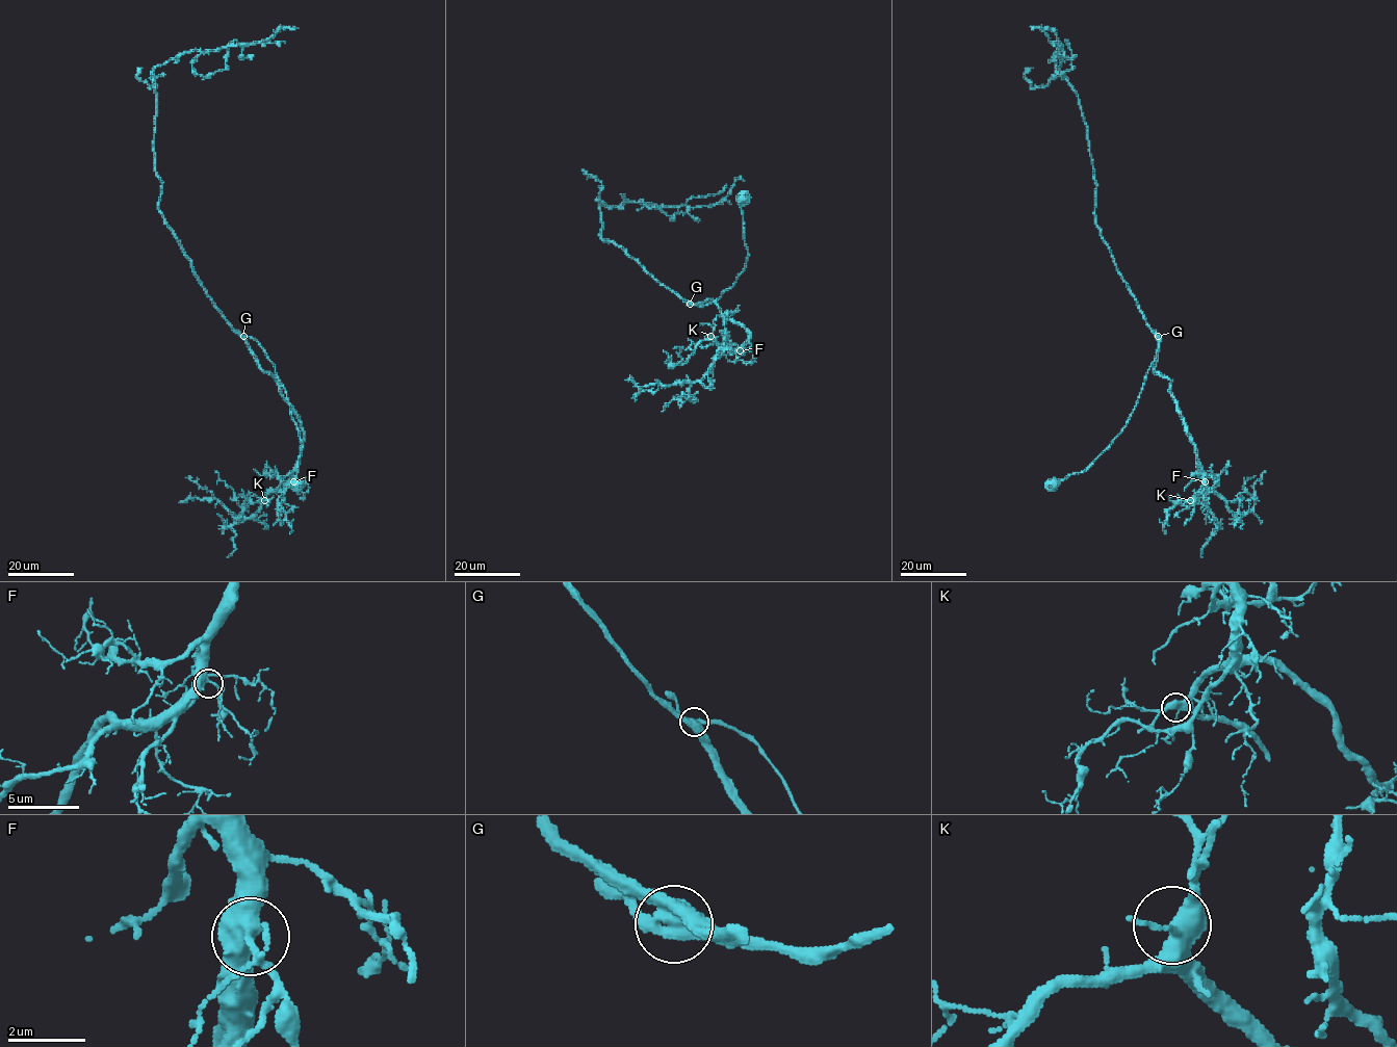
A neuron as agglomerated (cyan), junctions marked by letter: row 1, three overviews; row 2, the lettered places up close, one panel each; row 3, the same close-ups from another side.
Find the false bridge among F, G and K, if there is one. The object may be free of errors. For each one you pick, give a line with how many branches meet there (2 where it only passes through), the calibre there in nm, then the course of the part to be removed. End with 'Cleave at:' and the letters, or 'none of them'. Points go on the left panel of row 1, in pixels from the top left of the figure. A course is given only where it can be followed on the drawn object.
Cleave at: none of them

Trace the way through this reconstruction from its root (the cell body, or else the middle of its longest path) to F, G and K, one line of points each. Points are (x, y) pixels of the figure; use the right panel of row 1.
F: (1052, 482), (1083, 472), (1121, 430), (1156, 356), (1159, 337), (1153, 371), (1170, 381), (1169, 392), (1205, 481)
G: (1052, 482), (1054, 479), (1063, 480), (1070, 474), (1083, 472), (1121, 430), (1156, 356), (1158, 336)
K: (1052, 482), (1083, 472), (1121, 430), (1159, 337), (1153, 371), (1170, 381), (1204, 476), (1204, 487), (1190, 500)

